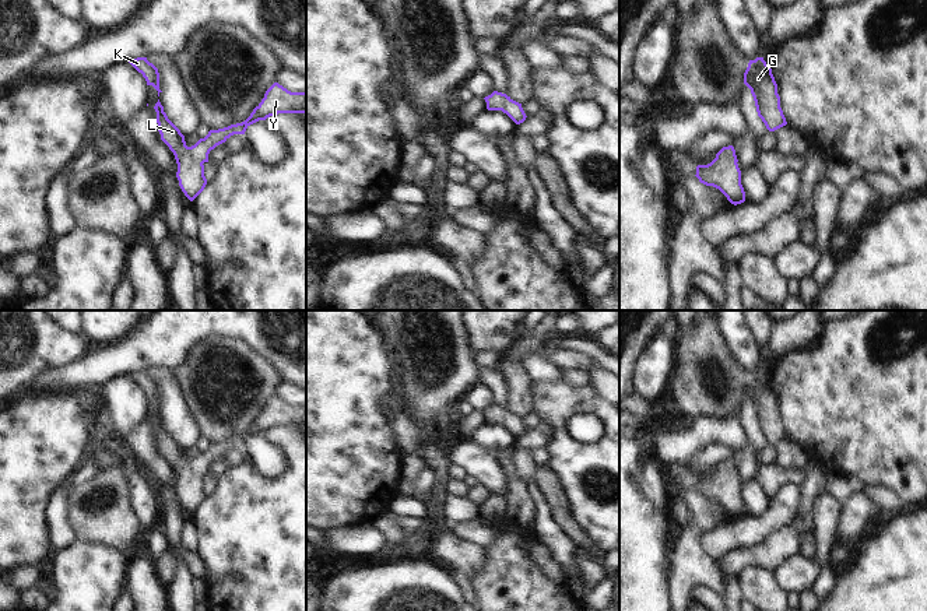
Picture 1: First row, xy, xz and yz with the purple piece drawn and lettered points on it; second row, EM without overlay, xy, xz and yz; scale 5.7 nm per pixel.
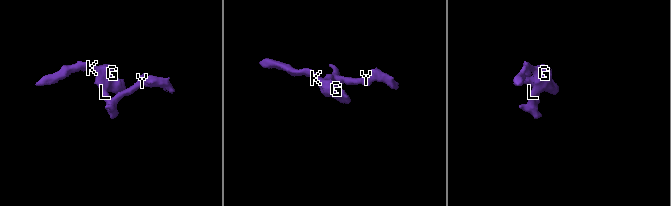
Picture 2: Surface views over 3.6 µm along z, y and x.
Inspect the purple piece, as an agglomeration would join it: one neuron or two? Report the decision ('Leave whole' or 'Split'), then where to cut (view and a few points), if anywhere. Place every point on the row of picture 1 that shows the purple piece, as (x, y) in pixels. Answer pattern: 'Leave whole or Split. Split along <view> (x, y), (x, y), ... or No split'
Leave whole. No split.

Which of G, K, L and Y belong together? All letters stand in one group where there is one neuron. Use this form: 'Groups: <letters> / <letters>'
Groups: G K L Y.

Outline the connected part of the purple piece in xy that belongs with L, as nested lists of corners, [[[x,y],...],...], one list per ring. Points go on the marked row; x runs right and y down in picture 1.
[[[274,82],[245,122],[218,130],[210,130],[204,138],[200,138],[192,147],[186,145],[185,136],[168,119],[159,99],[154,109],[157,112],[161,140],[173,152],[178,164],[176,178],[179,186],[185,196],[193,201],[207,185],[203,164],[208,162],[208,154],[211,150],[225,143],[233,134],[245,134],[246,129],[259,120],[266,120],[278,113],[306,113],[306,91],[291,92],[278,82]]]

